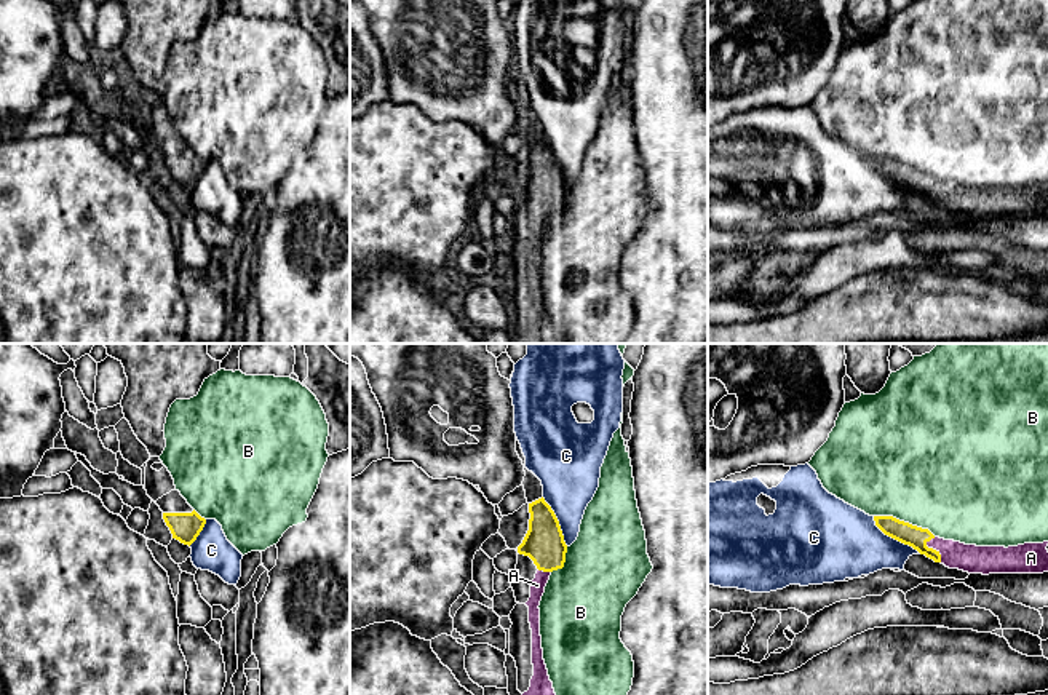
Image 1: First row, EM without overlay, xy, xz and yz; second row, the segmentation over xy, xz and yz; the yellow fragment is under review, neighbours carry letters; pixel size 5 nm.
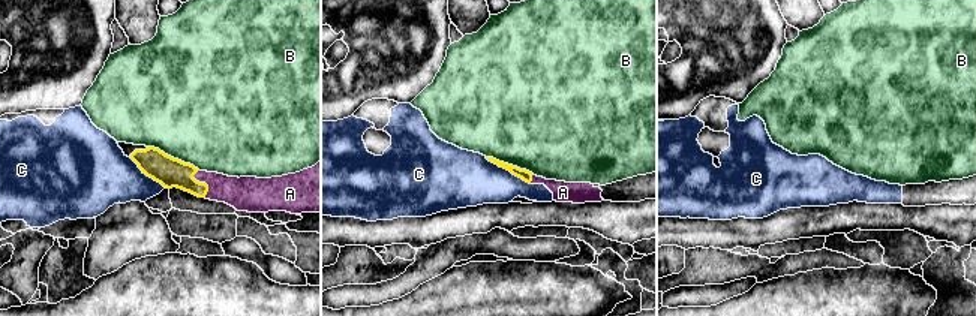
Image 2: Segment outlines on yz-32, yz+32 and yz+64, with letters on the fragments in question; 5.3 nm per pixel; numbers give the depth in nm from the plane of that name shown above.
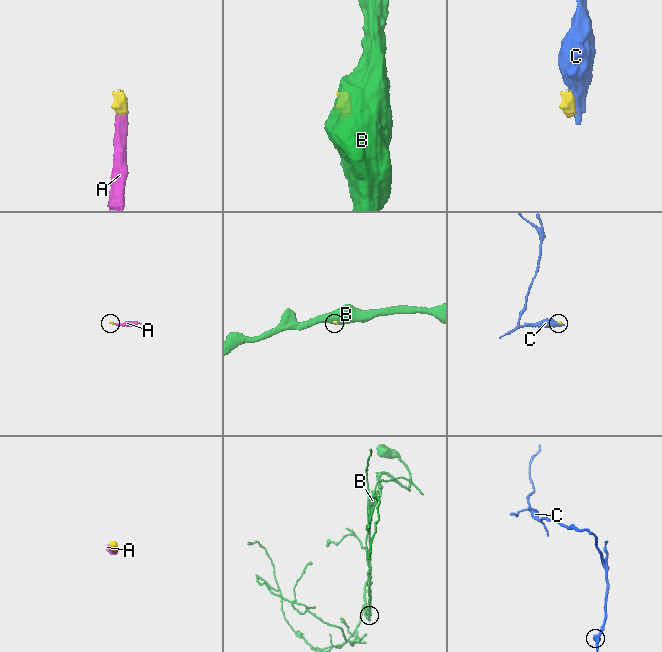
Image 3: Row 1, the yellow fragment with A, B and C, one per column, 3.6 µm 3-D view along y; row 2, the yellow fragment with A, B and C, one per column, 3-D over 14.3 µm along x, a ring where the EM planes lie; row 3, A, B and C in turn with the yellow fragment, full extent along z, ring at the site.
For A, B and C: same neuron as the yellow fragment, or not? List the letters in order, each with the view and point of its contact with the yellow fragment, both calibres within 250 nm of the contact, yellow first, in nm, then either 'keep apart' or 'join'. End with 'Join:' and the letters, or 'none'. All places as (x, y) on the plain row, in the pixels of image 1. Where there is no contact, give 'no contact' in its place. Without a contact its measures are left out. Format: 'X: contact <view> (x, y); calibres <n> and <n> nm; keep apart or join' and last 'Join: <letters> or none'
A: contact yz (932, 190); calibres 110 and 140 nm; join
B: contact yz (903, 163); calibres 110 and 500 nm; keep apart
C: contact yz (895, 181); calibres 110 and 360 nm; keep apart
Join: A

